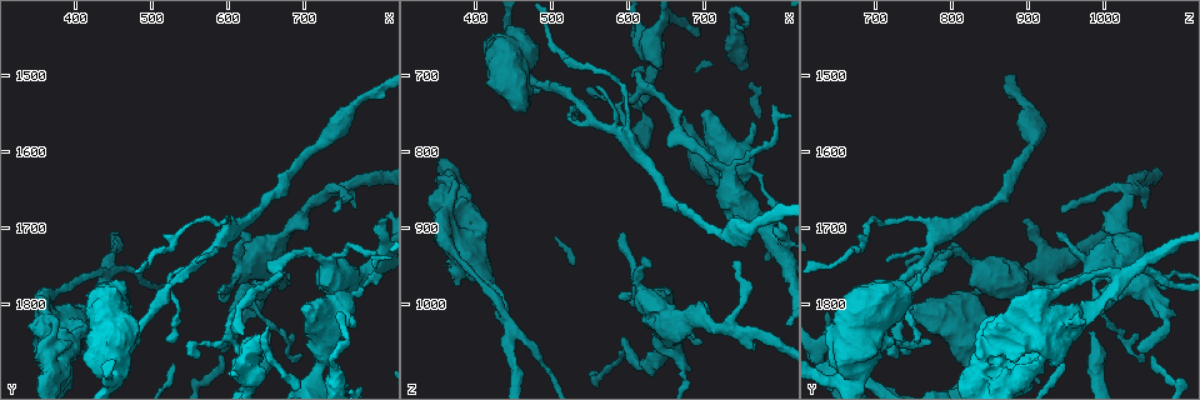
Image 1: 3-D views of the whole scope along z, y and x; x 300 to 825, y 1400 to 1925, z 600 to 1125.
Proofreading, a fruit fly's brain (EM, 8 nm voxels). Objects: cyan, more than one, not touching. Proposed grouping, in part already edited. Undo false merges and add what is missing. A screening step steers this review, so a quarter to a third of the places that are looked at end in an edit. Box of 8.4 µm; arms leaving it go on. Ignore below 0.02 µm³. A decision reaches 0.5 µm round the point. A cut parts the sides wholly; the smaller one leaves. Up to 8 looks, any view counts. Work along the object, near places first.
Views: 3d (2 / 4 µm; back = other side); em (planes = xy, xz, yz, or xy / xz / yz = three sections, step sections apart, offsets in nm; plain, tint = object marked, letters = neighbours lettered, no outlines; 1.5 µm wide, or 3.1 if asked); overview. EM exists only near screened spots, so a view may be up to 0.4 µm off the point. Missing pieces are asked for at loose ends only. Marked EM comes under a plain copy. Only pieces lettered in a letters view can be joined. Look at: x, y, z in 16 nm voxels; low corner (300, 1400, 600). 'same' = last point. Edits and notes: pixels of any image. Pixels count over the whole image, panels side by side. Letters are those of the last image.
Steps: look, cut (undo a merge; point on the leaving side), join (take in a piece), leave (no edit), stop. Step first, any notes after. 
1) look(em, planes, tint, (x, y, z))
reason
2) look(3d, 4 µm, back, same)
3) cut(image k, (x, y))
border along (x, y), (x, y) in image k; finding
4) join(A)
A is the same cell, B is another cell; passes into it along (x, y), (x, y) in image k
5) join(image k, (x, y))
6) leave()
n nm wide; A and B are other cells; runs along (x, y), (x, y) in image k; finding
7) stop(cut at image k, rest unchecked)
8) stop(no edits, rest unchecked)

look(em, yz, step 8, letters, (545, 1755, 750))

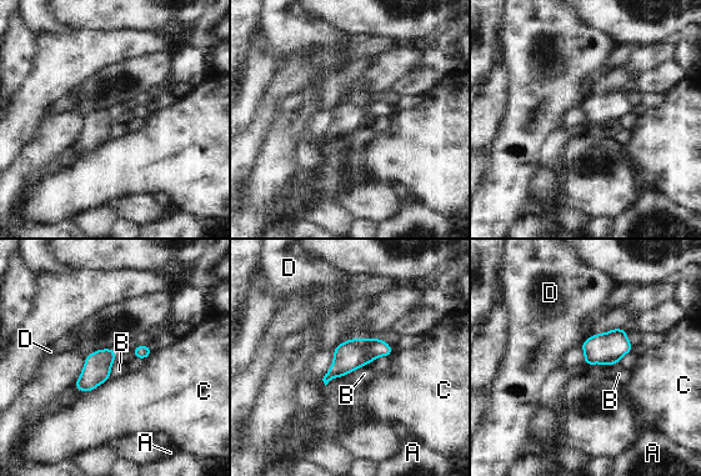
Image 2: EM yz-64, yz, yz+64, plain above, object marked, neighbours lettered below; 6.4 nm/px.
look(em, planes, letters, same)
cut it another way

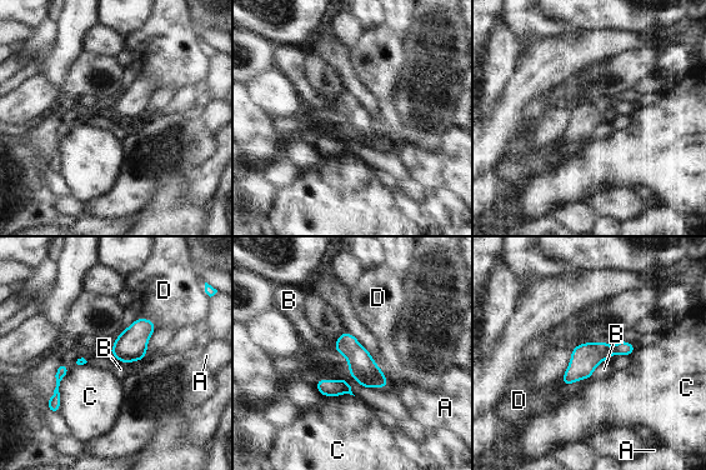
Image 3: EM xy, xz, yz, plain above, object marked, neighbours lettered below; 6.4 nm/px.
leave()
A, B, C and D are other cells; all the same neuron

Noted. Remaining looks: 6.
look(3d, 2 µm, (695, 1870, 1050))
branch stops here

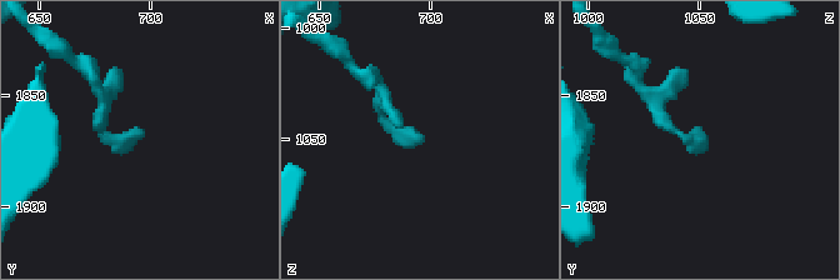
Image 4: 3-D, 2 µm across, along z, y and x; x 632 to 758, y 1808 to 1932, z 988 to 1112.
look(em, xy, step 8, letters, (697, 1867, 1049))
now the EM

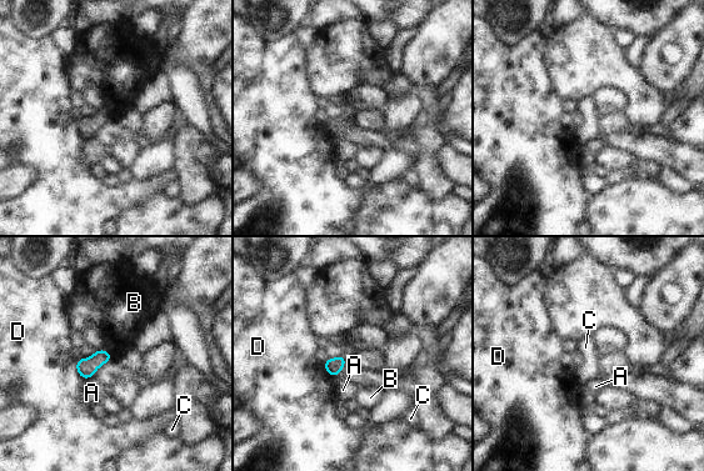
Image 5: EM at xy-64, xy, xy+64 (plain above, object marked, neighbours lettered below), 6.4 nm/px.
leave()
A, B, C and D are other cells; border along (103, 349), (111, 356) in image 5; no lettered piece goes on from it

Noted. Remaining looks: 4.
look(em, yz, step 8, letters, (795, 1690, 895))
free end

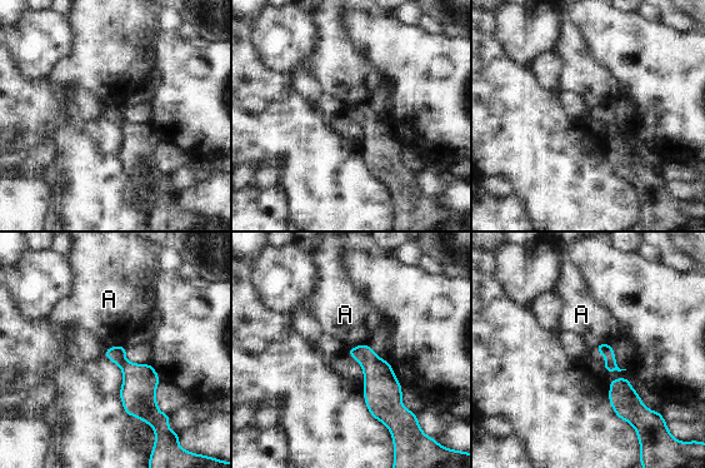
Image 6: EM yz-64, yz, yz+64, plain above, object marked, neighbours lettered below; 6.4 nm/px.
look(em, planes, letters, same)

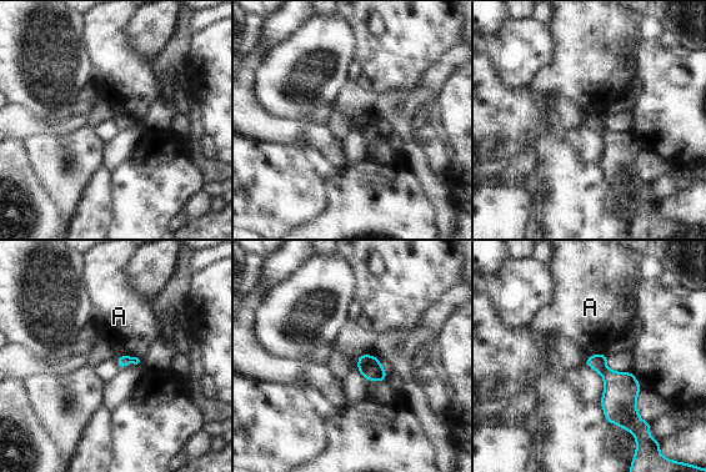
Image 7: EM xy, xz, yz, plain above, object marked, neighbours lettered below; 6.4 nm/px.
leave()
A touches over 100 nm; A is another cell; no lettered piece goes on from it

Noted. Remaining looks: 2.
stop(no edits, rest unchecked)

